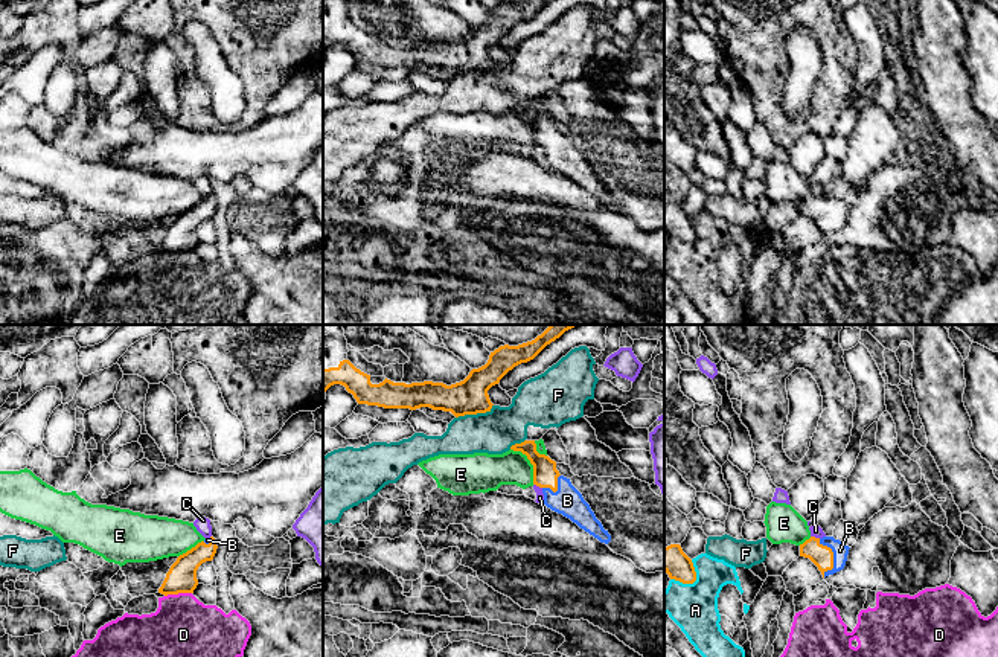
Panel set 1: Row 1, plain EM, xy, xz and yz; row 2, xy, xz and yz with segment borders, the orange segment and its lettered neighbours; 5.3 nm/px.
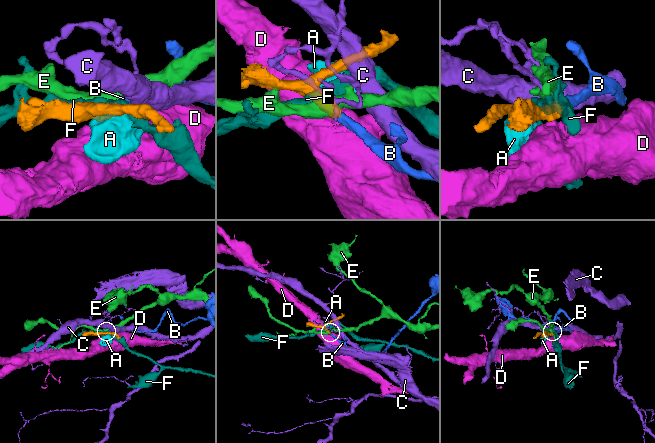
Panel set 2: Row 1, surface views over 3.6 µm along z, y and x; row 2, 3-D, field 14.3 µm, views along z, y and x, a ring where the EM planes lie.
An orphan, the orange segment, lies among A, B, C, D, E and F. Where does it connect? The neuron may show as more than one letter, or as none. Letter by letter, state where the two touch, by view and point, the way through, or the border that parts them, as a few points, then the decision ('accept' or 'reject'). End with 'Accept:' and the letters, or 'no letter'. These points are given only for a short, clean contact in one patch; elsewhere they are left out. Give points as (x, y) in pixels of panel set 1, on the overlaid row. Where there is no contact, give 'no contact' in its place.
A: contact yz (692, 583); border yz (692, 560), (695, 572), (692, 583), (671, 580); reject
B: contact yz (832, 557); way yz (820, 555), (832, 557), (840, 551); accept
C: contact xz (538, 485); border xz (534, 483), (541, 488); reject
D: contact xy (177, 593); border xy (191, 592), (168, 593), (165, 596); reject
E: contact xz (530, 462); border xz (511, 448), (520, 450), (532, 465), (534, 483); reject
F: contact xz (474, 413); border xz (492, 404), (485, 412), (465, 413), (456, 418); reject
Accept: B

